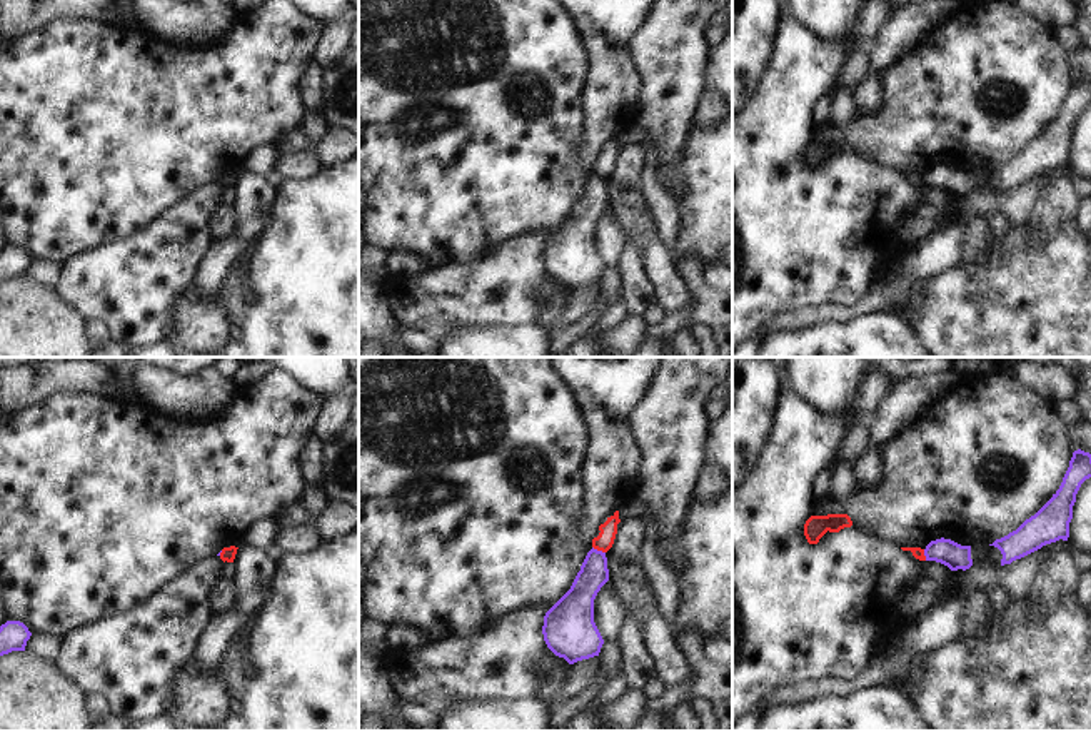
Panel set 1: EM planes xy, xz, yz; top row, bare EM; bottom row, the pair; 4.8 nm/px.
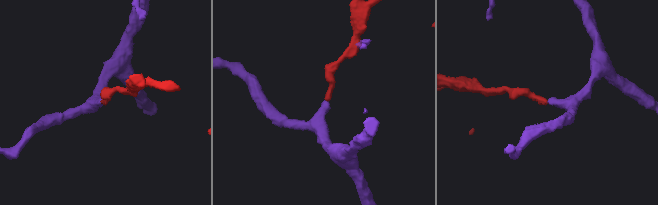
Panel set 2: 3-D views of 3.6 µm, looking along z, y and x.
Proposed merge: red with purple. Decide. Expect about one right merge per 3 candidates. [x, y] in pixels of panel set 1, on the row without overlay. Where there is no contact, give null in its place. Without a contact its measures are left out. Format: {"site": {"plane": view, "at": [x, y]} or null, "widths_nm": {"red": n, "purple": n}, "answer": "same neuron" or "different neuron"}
{"site": {"plane": "xz", "at": [599, 176]}, "widths_nm": {"red": 90, "purple": 140}, "answer": "different neuron"}

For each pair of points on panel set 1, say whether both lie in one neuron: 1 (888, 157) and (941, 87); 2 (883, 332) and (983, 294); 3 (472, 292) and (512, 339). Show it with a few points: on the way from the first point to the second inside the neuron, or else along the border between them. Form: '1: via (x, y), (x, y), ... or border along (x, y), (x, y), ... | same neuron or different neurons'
1: via (903, 141), (940, 104) | same neuron
2: border along (913, 327), (921, 339) | different neurons
3: border along (532, 321), (516, 326), (461, 326) | different neurons

